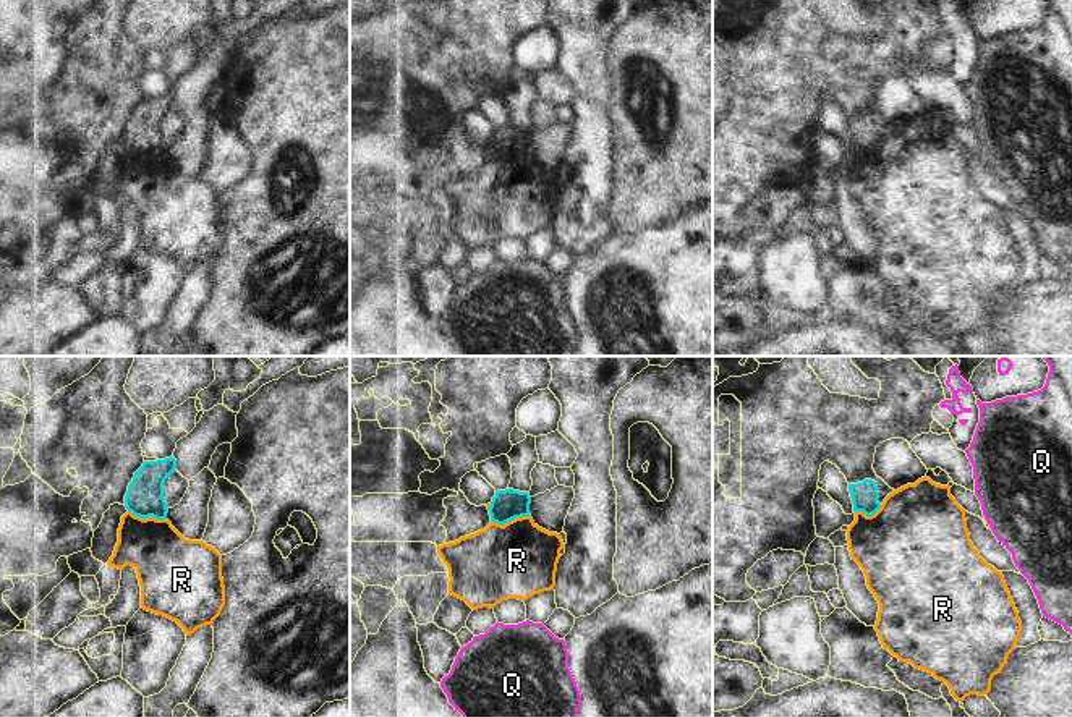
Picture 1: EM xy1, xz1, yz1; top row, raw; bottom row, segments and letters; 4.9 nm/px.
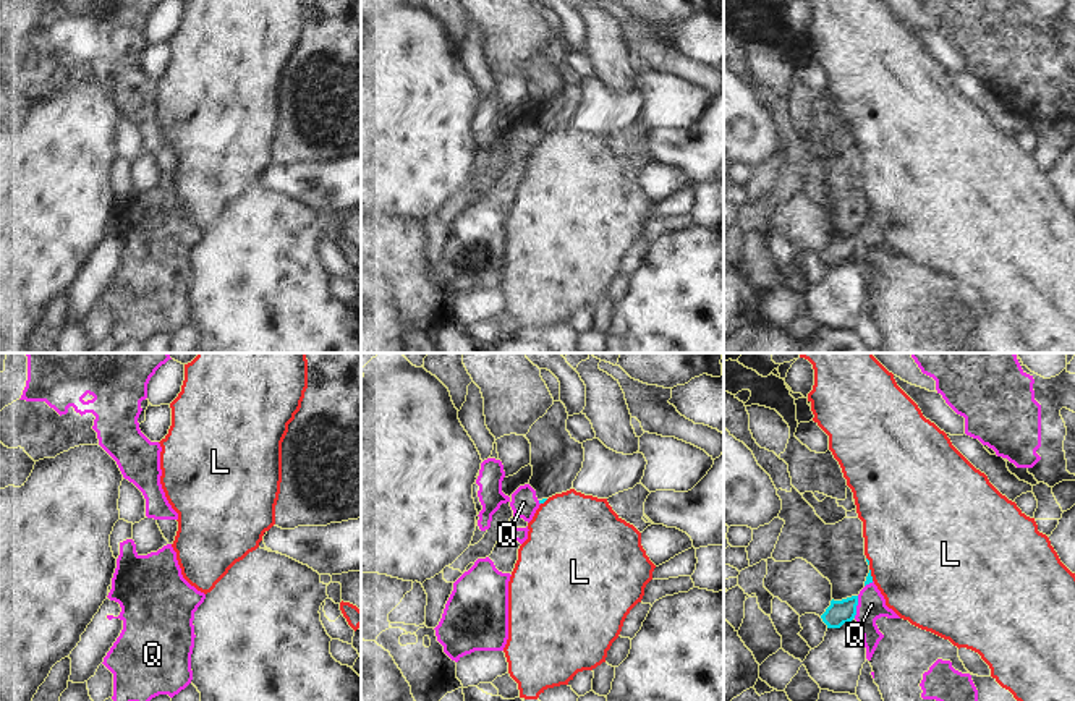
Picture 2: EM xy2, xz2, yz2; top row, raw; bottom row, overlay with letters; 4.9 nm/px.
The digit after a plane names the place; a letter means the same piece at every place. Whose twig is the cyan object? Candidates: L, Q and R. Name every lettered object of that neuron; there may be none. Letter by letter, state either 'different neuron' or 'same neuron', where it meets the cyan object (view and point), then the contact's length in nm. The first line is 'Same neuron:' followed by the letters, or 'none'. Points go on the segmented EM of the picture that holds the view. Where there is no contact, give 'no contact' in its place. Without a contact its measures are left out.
Same neuron: L
L: same neuron | yz2 (870, 575) | 70 nm
Q: different neuron | yz2 (855, 607) | 110 nm
R: different neuron | xz1 (510, 520) | 200 nm

